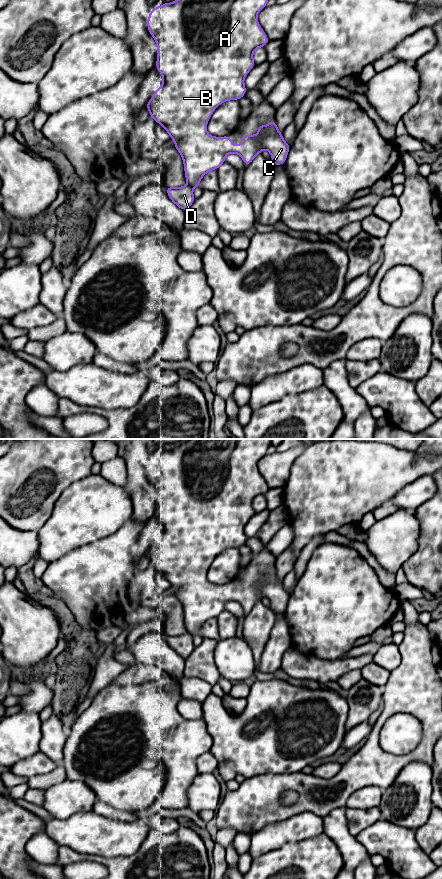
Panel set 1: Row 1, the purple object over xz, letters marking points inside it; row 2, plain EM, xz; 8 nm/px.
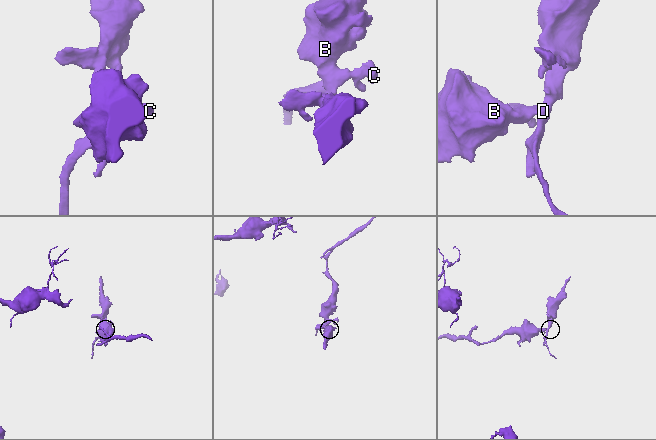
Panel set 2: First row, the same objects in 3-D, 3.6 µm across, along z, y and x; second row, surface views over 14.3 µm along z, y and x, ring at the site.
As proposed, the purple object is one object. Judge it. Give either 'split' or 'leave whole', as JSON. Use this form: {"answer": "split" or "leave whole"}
{"answer": "split"}

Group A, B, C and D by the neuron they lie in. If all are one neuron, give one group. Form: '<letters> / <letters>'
A B C / D

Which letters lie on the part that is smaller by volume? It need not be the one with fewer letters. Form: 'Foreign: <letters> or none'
Foreign: D

